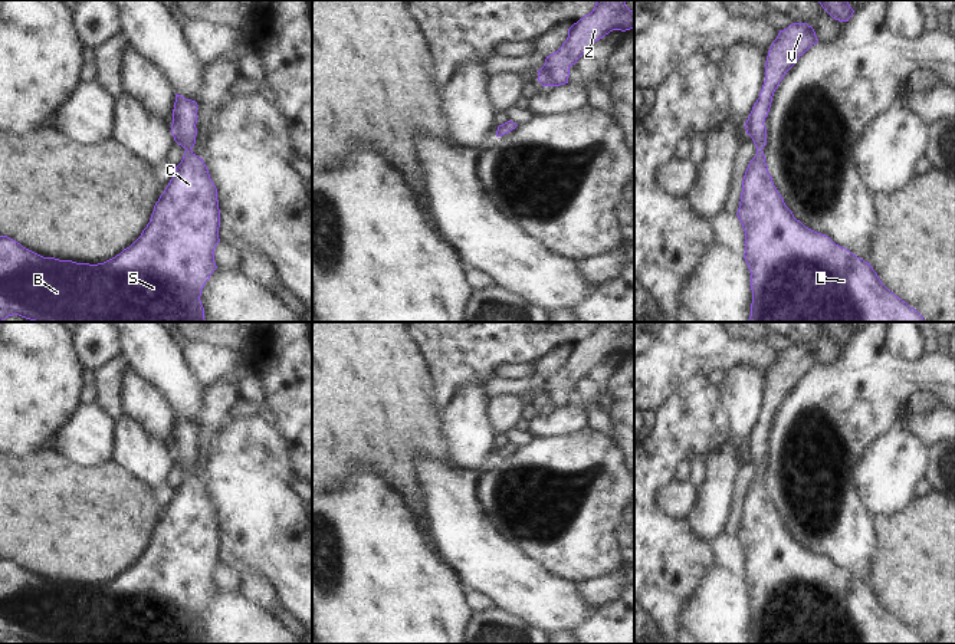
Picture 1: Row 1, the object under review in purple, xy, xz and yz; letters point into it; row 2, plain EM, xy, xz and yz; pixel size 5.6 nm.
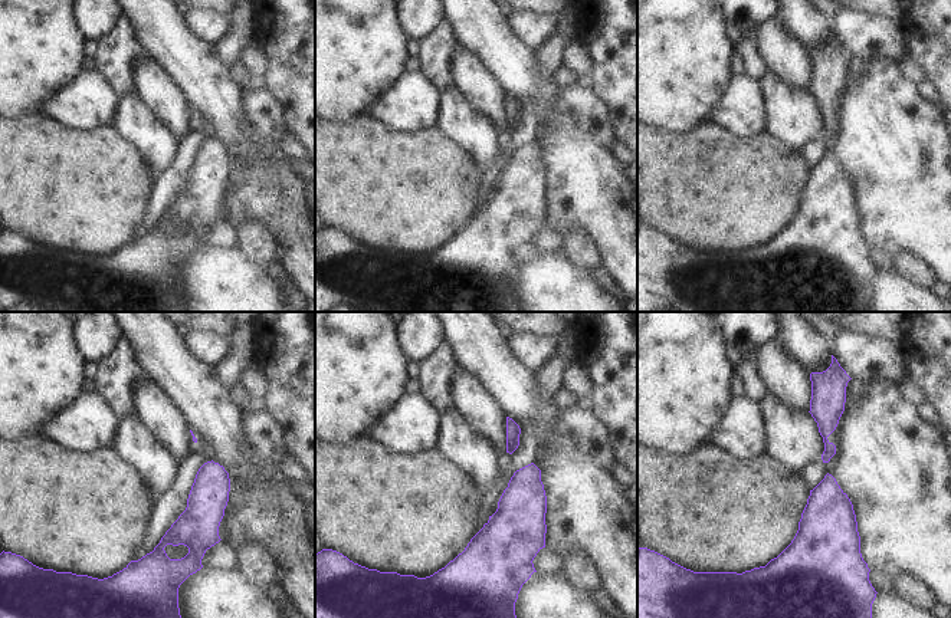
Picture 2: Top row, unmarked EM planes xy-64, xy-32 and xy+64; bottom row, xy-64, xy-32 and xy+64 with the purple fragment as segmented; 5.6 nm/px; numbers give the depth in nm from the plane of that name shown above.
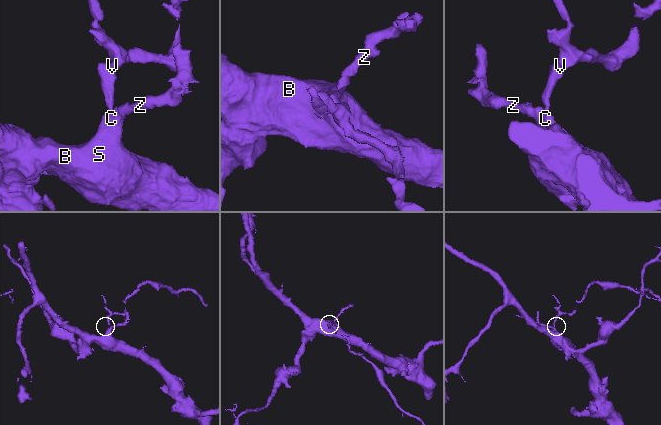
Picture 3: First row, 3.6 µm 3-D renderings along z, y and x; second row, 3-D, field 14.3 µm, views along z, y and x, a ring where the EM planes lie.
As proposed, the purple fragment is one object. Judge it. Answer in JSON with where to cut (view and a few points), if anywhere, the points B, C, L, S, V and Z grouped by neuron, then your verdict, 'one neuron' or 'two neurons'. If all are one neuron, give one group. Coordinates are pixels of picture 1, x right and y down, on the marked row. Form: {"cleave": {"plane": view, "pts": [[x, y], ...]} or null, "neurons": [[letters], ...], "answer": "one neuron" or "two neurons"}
{"cleave": null, "neurons": [["B", "C", "L", "S", "V", "Z"]], "answer": "one neuron"}

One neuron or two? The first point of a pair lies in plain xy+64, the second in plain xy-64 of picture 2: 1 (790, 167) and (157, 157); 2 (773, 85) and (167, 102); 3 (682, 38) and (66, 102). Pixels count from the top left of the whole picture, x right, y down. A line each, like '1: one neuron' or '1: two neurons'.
1: two neurons
2: two neurons
3: two neurons

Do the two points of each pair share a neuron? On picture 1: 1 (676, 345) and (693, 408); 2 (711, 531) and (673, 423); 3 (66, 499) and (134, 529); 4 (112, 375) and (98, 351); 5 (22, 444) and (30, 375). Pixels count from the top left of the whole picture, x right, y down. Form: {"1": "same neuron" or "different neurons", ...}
{"1": "different neurons", "2": "different neurons", "3": "same neuron", "4": "different neurons", "5": "same neuron"}

